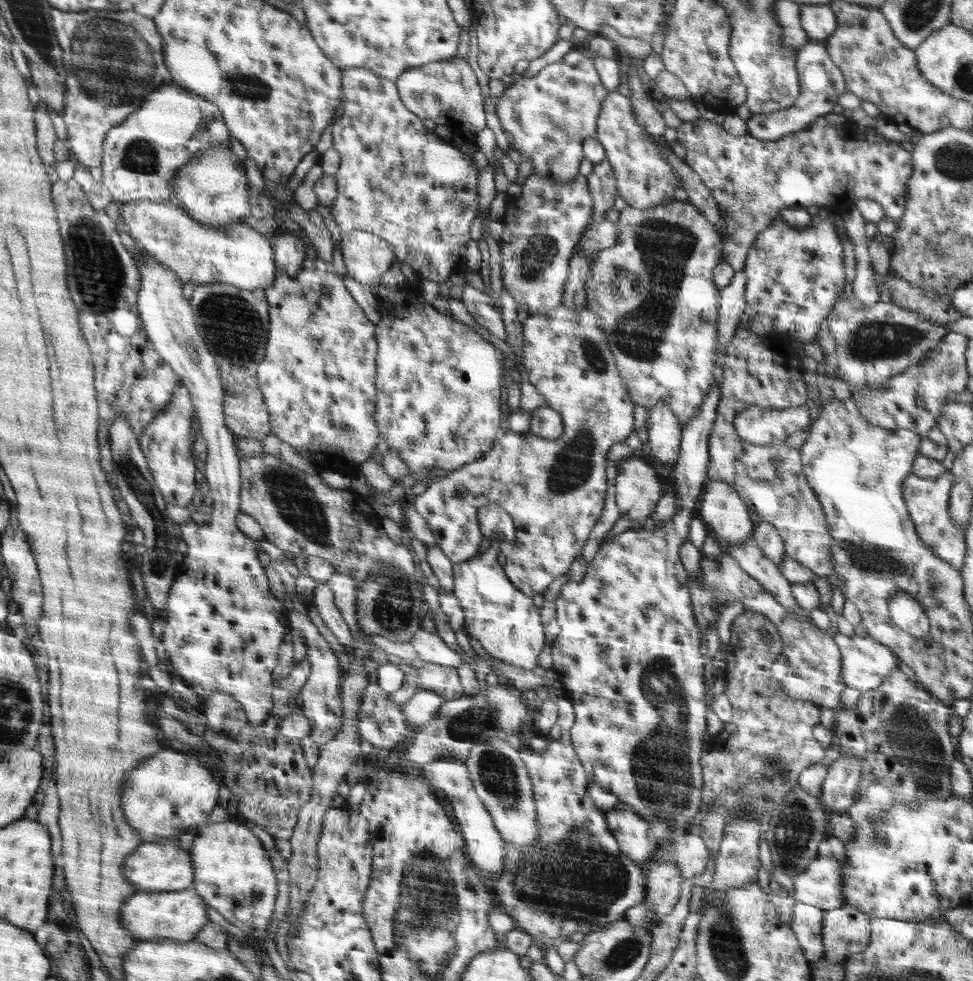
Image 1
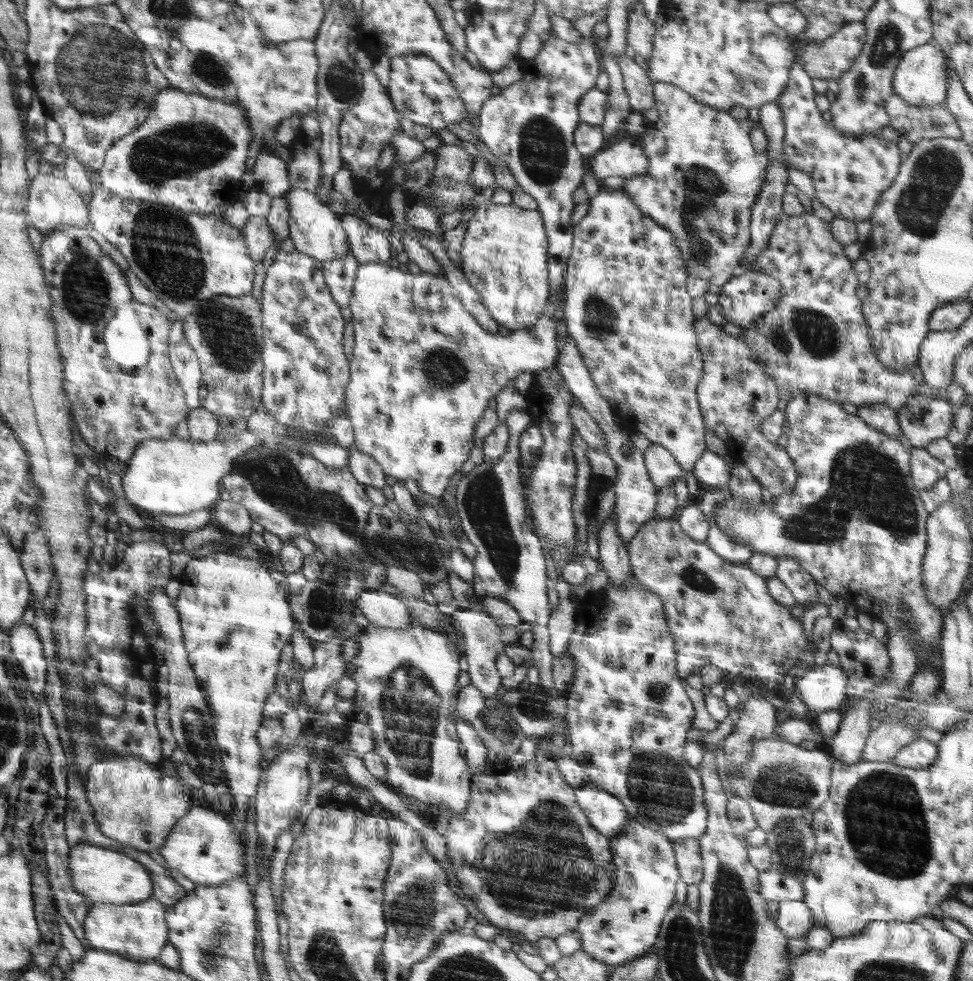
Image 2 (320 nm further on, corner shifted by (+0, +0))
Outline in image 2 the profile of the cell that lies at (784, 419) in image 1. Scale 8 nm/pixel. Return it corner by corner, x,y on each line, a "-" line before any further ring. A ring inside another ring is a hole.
782,214
779,222
774,225
774,228
770,233
767,247
759,252
759,255
753,260
751,266
752,273
770,275
770,277
776,279
776,281
782,285
783,289
782,296
778,300
775,300
773,309
761,314
760,318
757,318
757,321
754,321
750,326
745,328
742,335
743,341
751,347
753,356
757,358
757,362
761,362
765,371
775,380
775,385
779,392
779,403
777,409
774,410
774,413
769,417
769,419
762,421
762,424
759,424
758,426
759,431
770,442
776,443
778,437
782,436
782,432
784,432
782,428
784,428
785,408
787,402
800,393
812,393
819,397
828,399
830,402
837,402
839,405
843,403
854,404
858,407
862,405
886,405
896,410
898,410
912,395
918,394
916,387
923,384
922,371
918,363
902,372
893,372
893,370
888,370
881,362
879,362
877,355
874,354
873,340
870,338
869,330
867,330
867,324
864,315
862,314
862,299
856,295
856,289
860,286
860,282
856,279
854,271
852,271
852,262
844,254
844,245
833,237
830,223
820,220
820,218
816,218
814,214
803,214
798,216

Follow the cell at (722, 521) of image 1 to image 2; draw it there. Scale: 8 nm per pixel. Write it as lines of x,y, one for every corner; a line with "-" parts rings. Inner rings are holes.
706,449
695,462
693,474
701,489
707,491
728,484
731,471
724,457

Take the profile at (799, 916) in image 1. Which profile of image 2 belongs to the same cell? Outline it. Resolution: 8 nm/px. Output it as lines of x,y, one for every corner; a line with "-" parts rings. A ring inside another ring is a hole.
796,900
782,901
779,905
775,925
787,937
803,939
814,926
810,909

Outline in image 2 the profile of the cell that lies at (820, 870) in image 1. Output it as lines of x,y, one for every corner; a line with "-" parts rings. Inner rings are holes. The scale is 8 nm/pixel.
770,868
765,871
759,871
759,889
762,898
766,901
804,900
803,881
798,880
790,873
783,873

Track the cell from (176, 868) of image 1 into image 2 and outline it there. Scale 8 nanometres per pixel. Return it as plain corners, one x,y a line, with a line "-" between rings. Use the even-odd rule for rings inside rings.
79,844
68,851
69,875
74,891
91,905
104,902
114,905
130,905
146,901
153,896
152,874
143,862
138,862
131,853
122,854
114,849

